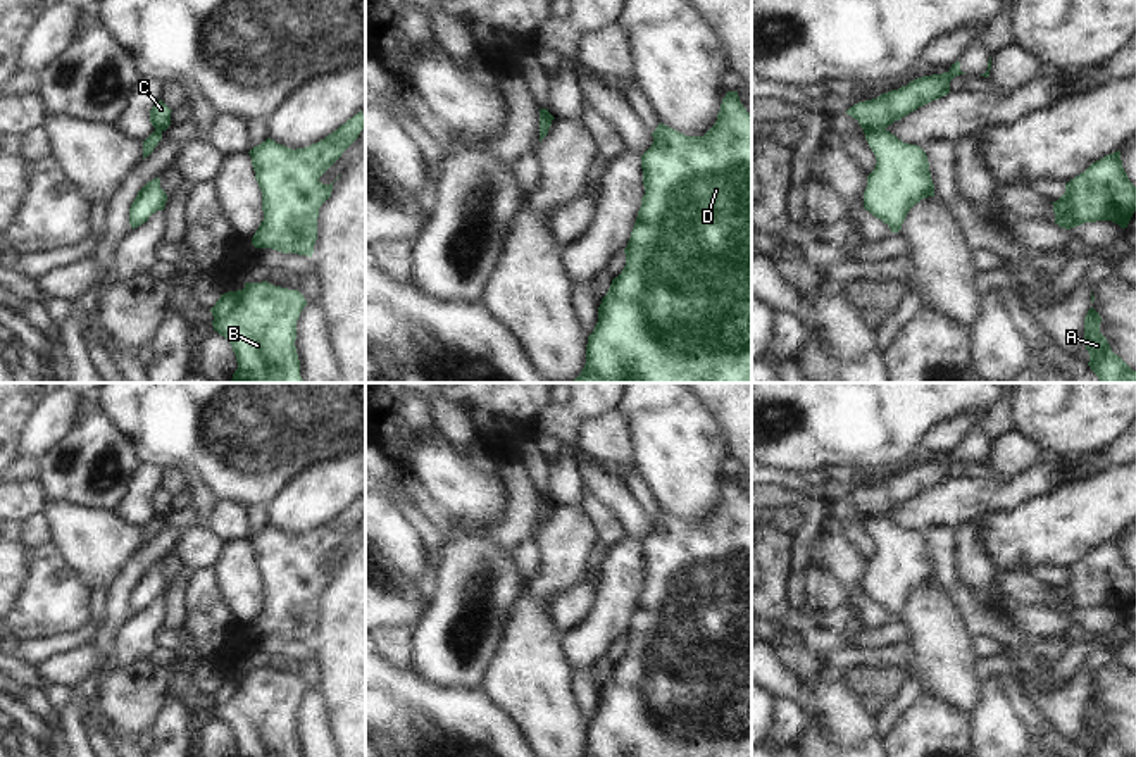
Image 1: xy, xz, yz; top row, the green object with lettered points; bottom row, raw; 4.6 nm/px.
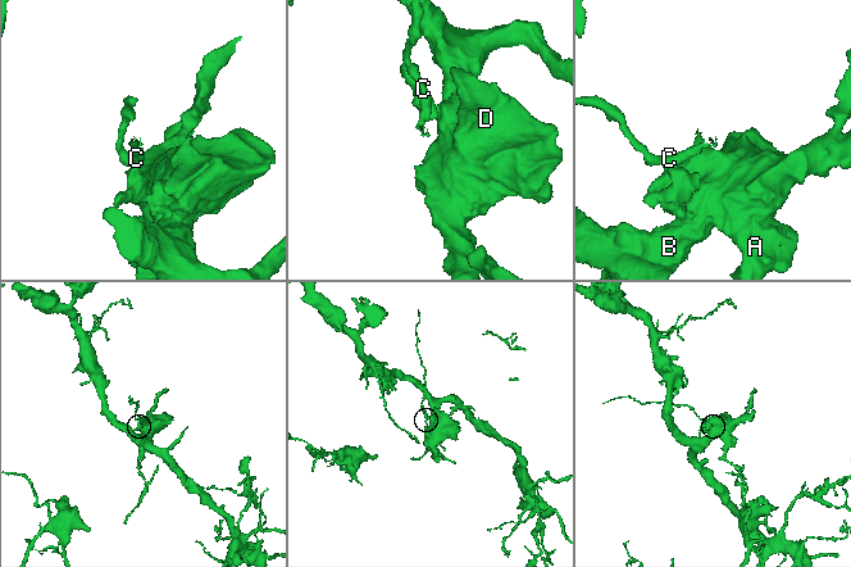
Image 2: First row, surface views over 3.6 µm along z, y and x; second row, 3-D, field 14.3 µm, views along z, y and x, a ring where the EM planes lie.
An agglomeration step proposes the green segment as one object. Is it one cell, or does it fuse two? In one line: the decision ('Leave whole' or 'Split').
Split.

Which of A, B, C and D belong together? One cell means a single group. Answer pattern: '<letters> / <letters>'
A B D / C

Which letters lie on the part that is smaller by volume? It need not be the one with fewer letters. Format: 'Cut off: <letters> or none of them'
Cut off: C

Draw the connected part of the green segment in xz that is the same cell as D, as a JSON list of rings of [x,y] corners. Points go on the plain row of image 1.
[[[727,478],[715,510],[703,522],[686,522],[662,509],[652,522],[652,533],[641,541],[645,581],[624,635],[626,652],[602,685],[583,757],[752,757],[752,502],[738,478]]]

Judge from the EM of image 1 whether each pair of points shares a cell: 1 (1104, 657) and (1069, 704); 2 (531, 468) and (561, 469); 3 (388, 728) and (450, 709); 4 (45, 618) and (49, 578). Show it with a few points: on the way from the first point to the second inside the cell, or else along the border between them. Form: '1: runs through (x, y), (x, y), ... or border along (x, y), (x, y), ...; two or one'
1: runs through (1092, 666), (1083, 675), (1076, 692); one
2: border along (552, 461), (545, 494); two
3: runs through (404, 725), (435, 725); one
4: runs through (45, 607), (49, 588); one

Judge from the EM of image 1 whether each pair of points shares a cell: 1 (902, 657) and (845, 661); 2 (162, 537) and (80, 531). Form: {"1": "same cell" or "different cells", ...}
{"1": "same cell", "2": "different cells"}

